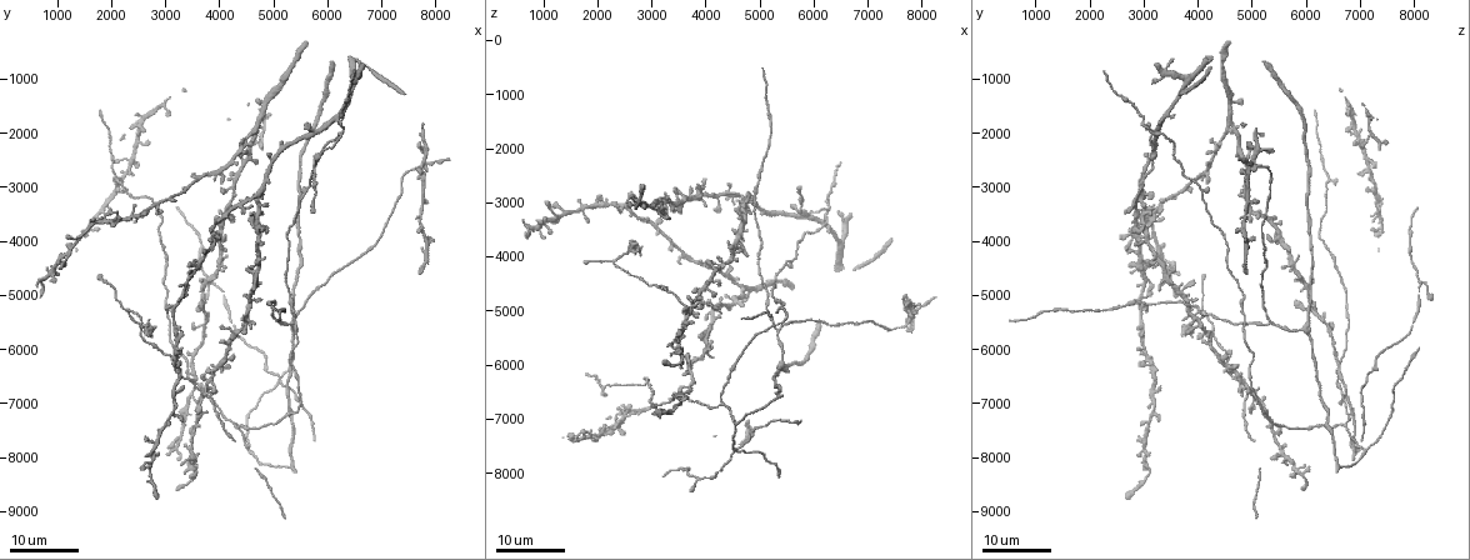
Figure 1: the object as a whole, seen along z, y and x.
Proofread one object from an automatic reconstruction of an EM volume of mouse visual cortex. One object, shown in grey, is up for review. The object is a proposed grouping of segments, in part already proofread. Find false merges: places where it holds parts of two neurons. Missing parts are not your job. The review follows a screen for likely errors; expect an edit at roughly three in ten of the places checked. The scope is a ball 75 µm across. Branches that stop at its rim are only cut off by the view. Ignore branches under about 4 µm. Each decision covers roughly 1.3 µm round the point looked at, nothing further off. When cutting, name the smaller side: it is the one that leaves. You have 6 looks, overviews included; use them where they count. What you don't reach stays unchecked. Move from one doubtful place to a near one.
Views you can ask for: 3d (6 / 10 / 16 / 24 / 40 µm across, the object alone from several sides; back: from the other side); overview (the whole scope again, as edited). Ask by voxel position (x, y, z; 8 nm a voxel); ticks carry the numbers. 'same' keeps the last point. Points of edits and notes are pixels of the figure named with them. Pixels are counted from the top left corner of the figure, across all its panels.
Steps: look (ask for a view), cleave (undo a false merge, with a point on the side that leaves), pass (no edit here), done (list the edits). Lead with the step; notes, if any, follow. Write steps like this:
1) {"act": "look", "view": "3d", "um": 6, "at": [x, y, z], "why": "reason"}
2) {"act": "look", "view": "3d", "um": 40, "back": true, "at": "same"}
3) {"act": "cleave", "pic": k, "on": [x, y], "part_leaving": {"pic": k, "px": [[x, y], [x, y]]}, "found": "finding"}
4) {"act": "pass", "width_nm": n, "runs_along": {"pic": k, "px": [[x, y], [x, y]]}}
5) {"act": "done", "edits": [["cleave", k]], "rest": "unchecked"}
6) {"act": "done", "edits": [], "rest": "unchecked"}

{"act": "look", "view": "3d", "um": 24, "at": [6250, 2000, 3250]}

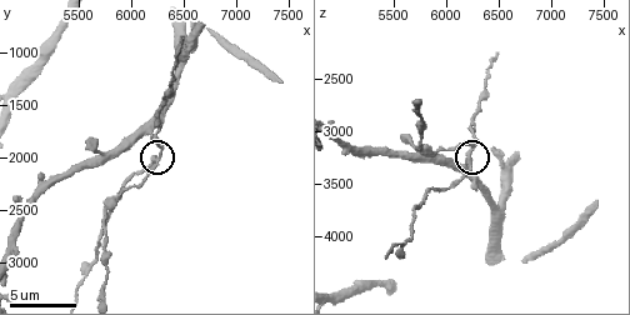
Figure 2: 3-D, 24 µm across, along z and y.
{"act": "look", "view": "3d", "um": 10, "at": [6220, 2000, 3260]}

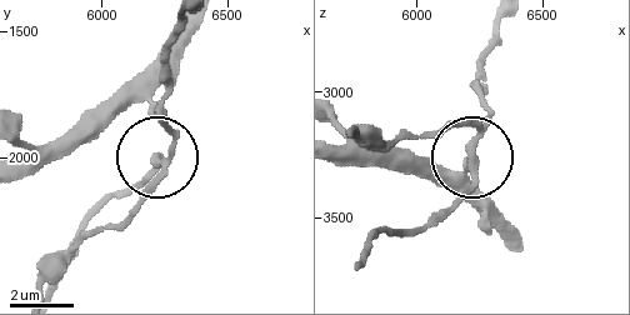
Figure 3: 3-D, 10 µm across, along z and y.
{"act": "cleave", "pic": 3, "on": [141, 203], "side_arm_um": 16, "found": "two neurons meet here"}

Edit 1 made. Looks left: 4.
{"act": "look", "view": "overview", "why": "see it whole again"}

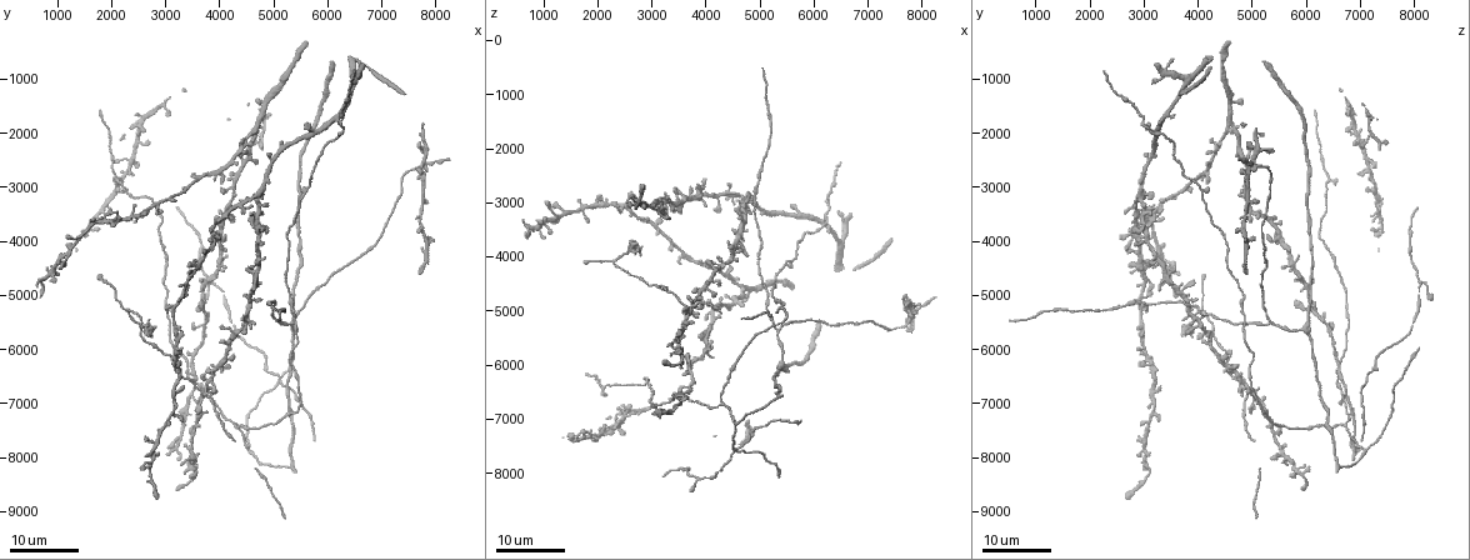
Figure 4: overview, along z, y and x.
{"act": "look", "view": "3d", "um": 16, "at": [2300, 5250, 4100], "why": "a fork"}

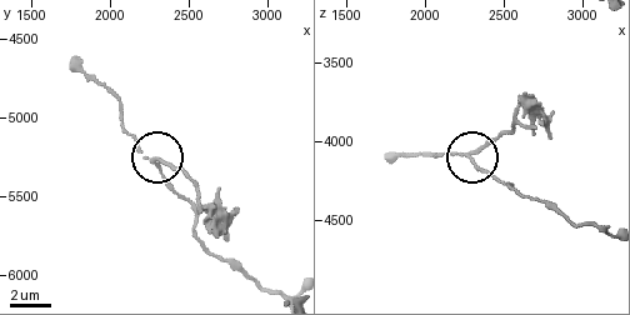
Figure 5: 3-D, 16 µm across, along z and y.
{"act": "look", "view": "3d", "um": 6, "at": [2320, 5260, 4060], "why": "zoom in"}

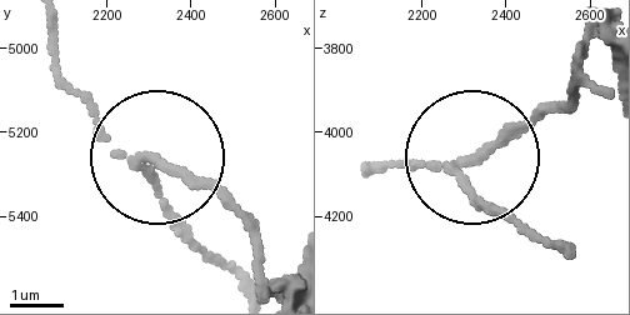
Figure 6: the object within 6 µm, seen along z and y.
{"act": "cleave", "pic": 6, "on": [204, 180], "width_nm": 150, "found": "a second neuron is stuck on"}

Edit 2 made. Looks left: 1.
{"act": "done", "edits": [["cleave", 3], ["cleave", 6]], "rest": "unchecked"}

